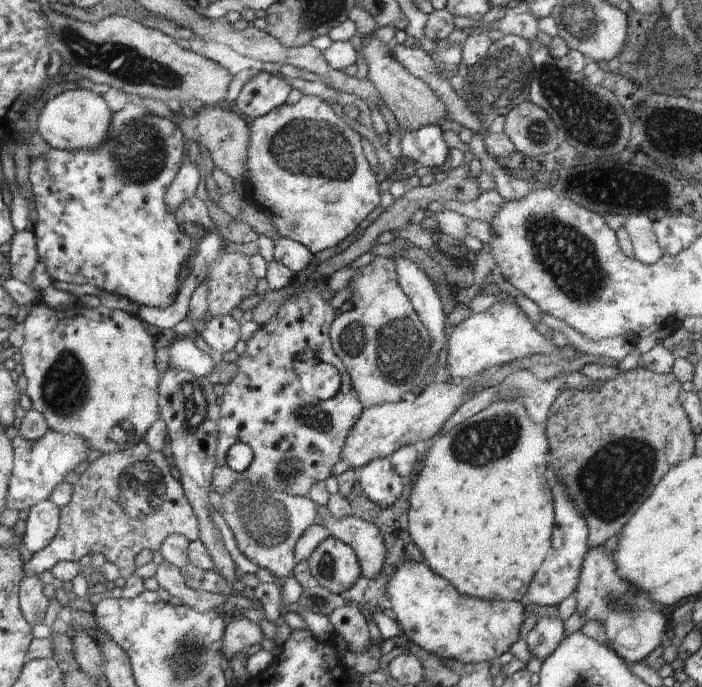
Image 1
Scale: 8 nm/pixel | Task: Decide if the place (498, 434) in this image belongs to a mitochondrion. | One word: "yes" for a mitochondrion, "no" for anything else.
yes

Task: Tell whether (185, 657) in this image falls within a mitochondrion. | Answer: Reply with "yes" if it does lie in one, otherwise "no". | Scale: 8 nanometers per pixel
yes

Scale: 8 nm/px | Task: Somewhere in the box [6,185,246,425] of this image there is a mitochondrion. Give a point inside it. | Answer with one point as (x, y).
(64, 389)

